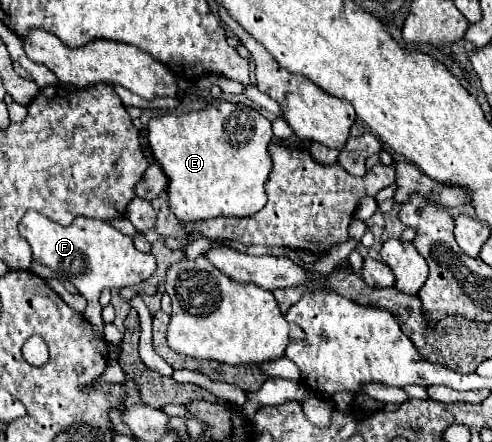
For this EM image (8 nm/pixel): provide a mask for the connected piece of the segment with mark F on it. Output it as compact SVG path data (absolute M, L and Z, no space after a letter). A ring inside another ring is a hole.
M28 211L22 217L18 231L30 243L34 259L66 275L86 297L87 307L83 317L91 324L96 336L102 339L105 323L101 316L102 307L98 303L100 291L114 287L134 287L156 271L156 259L152 253L140 253L128 235L122 235L116 227L104 221L76 217L72 225L62 227L38 211Z

